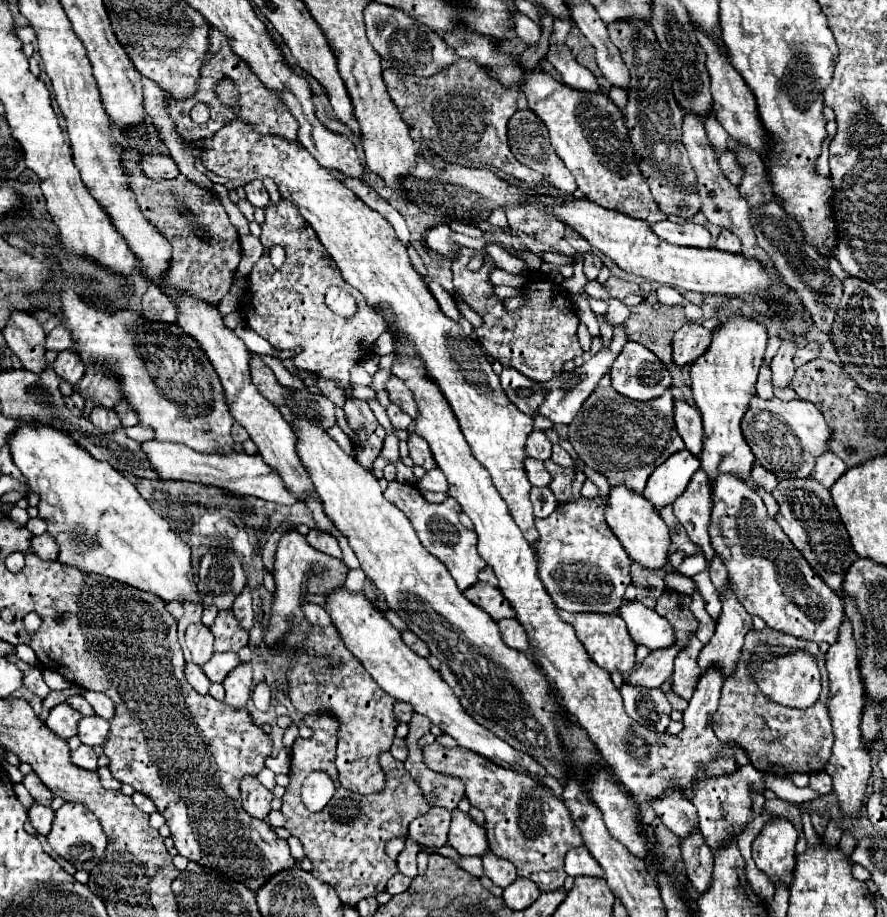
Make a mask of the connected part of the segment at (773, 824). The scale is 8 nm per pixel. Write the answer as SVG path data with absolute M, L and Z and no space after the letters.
M771 816L753 840L753 860L771 882L783 880L785 884L791 884L797 838L799 834L787 818Z

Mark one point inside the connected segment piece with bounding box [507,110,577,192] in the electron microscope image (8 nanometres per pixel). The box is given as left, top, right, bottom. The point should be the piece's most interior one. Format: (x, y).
(529, 141)

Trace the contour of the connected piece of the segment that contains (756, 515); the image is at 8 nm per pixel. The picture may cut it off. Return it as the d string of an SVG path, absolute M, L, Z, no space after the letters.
M719 474L713 480L713 510L709 536L723 558L737 598L749 614L765 620L769 628L813 642L833 642L845 616L843 600L813 572L801 552L785 538L777 522L765 522L767 510L761 496L735 474Z

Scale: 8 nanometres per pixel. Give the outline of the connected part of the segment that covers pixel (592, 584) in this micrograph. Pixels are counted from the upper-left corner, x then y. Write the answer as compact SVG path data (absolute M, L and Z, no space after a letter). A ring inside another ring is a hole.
M579 498L571 504L559 504L549 518L537 518L539 532L533 544L539 562L539 578L543 580L555 606L567 612L615 612L627 584L631 582L631 560L619 538L609 530L605 516L605 498Z

